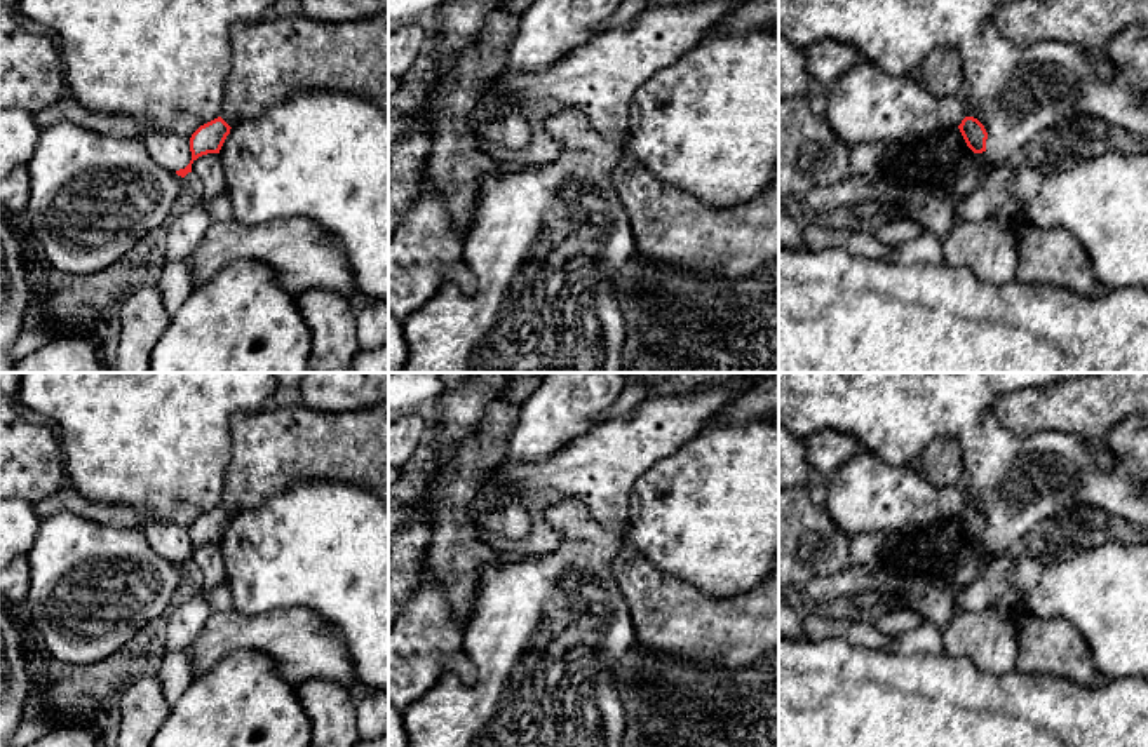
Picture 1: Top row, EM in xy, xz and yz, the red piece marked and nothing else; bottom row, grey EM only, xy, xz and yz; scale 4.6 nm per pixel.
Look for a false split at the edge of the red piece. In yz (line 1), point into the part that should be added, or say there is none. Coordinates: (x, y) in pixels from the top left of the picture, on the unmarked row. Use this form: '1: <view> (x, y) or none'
1: none

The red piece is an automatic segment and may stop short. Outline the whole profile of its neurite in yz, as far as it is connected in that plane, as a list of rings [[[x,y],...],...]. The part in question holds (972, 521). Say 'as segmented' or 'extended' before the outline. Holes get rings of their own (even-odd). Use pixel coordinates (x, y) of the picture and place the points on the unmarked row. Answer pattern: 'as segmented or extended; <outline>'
as segmented; [[[965,507],[962,510],[962,514],[958,515],[967,536],[974,542],[974,543],[983,543],[986,542],[986,529],[988,529],[988,522],[984,519],[984,515],[974,508],[974,507]]]

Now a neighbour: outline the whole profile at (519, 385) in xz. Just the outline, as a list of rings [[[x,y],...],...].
[[[512,373],[503,392],[503,399],[512,406],[523,400],[540,385],[545,373]]]

